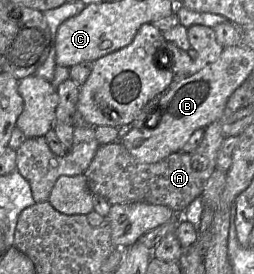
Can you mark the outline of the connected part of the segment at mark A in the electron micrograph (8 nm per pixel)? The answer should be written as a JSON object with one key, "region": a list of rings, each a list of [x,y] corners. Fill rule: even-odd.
{"region":[[[219,119],[204,130],[200,145],[190,153],[177,152],[156,163],[141,163],[133,158],[119,142],[100,145],[88,169],[84,172],[93,196],[101,196],[111,206],[144,202],[170,208],[182,219],[182,213],[196,198],[201,197],[204,186],[216,169],[216,158],[222,141],[223,121]]]}

